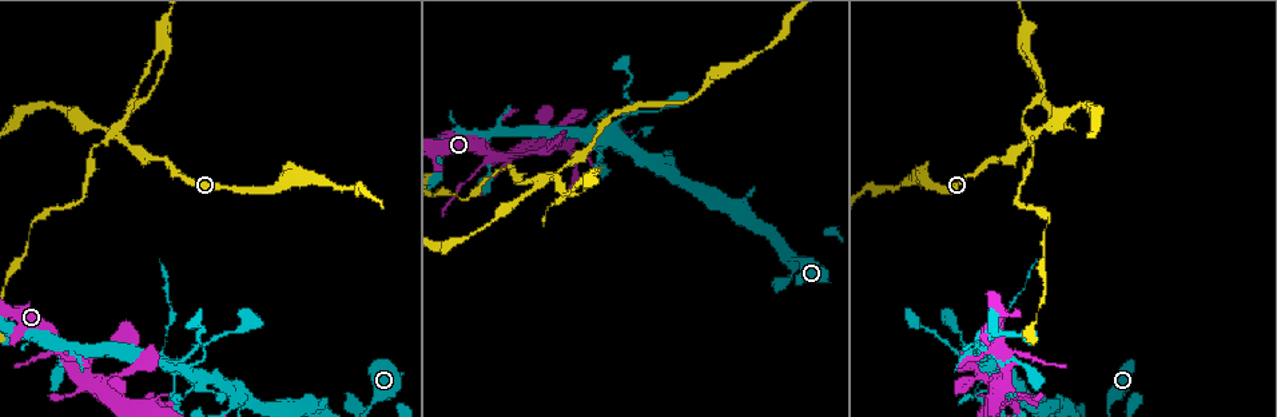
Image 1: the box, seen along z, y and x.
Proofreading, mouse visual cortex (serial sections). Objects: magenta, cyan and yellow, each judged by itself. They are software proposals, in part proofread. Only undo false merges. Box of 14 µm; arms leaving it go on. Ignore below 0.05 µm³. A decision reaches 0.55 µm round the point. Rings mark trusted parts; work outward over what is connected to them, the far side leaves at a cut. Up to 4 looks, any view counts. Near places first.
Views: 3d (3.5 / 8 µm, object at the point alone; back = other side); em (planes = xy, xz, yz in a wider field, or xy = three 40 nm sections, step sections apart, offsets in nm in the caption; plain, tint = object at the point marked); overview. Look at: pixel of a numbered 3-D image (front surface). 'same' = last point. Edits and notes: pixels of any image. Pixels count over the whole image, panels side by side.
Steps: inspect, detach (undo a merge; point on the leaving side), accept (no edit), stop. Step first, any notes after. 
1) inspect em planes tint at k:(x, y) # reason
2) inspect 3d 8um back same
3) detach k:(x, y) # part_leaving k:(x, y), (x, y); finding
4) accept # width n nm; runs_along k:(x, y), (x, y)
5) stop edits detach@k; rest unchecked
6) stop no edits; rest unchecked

inspect 3d 8um back at 1:(988, 361) # two arms in line, one across

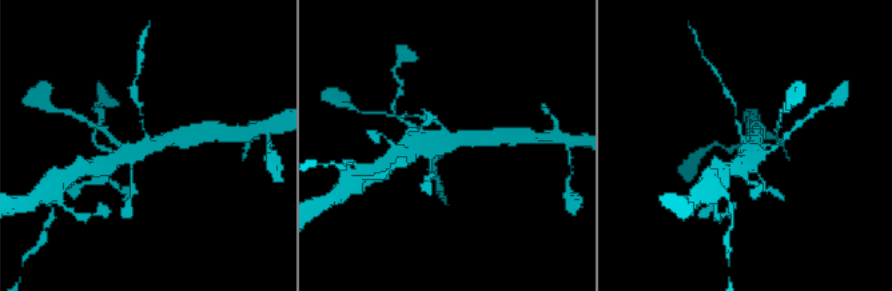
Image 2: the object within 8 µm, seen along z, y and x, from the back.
inspect em planes tint at 2:(150, 146) # now the EM

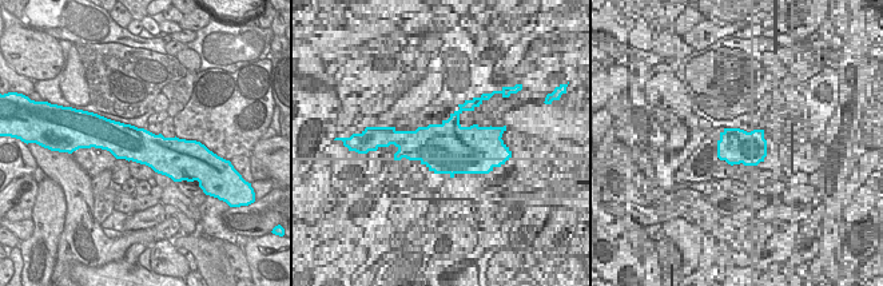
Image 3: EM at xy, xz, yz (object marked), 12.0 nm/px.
accept # runs_along 2:(116, 159), (127, 151), (188, 135); all the same cell

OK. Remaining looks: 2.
inspect 3d 8um at 1:(1033, 135) # four arms meet

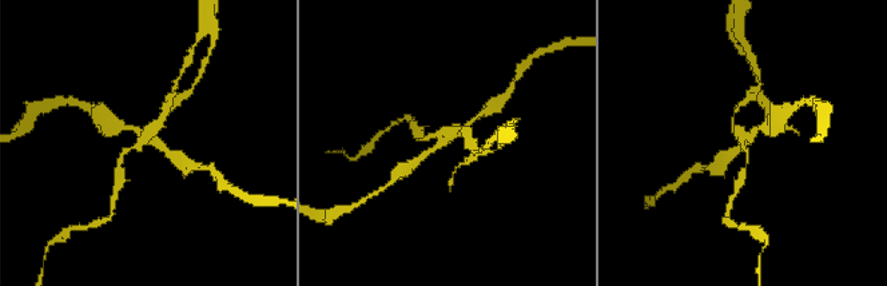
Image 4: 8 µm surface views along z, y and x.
inspect em xy step 1 tint at 4:(451, 142) # arms 4; arm_widths 150, 150, 200, 200 nm

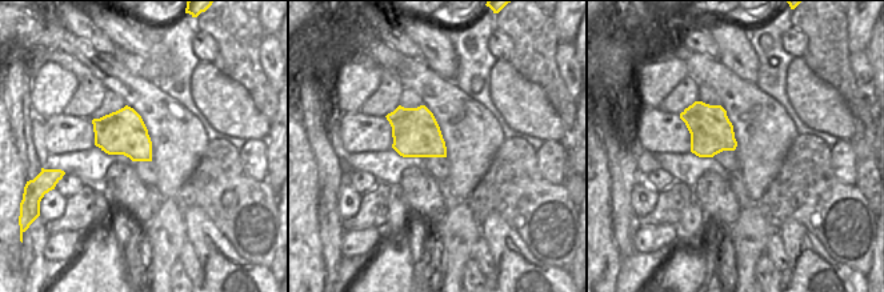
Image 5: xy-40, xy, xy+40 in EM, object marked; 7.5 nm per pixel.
detach 4:(166, 110) # width 360 nm; part_leaving 4:(150, 132), (155, 130), (174, 94); two cells meet here

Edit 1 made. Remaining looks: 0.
stop edits detach@4; rest unchecked

